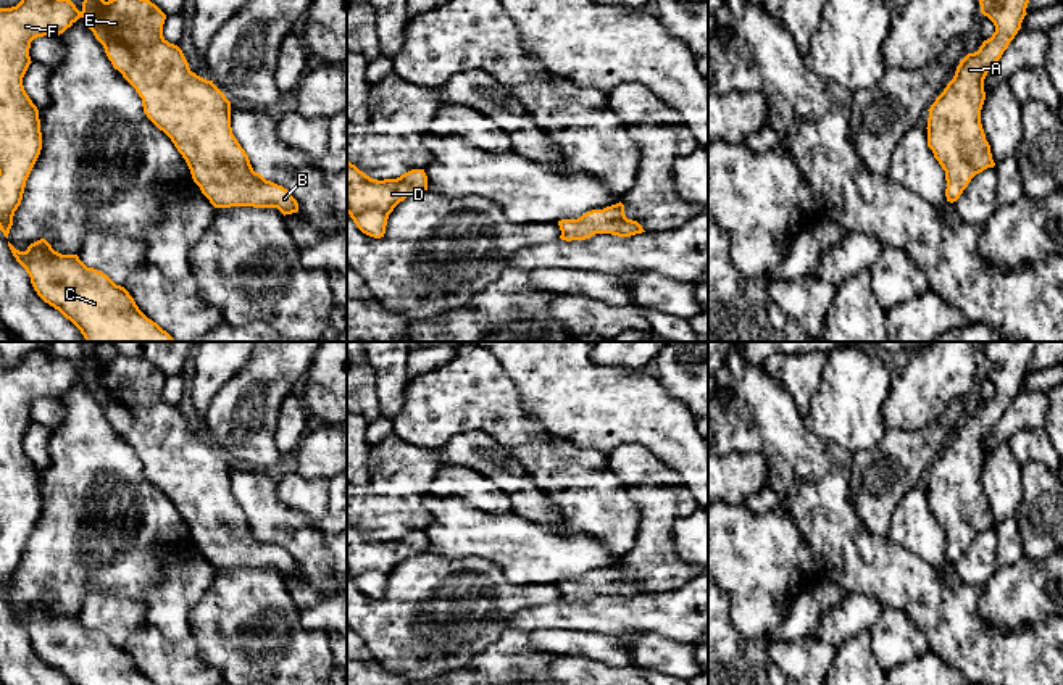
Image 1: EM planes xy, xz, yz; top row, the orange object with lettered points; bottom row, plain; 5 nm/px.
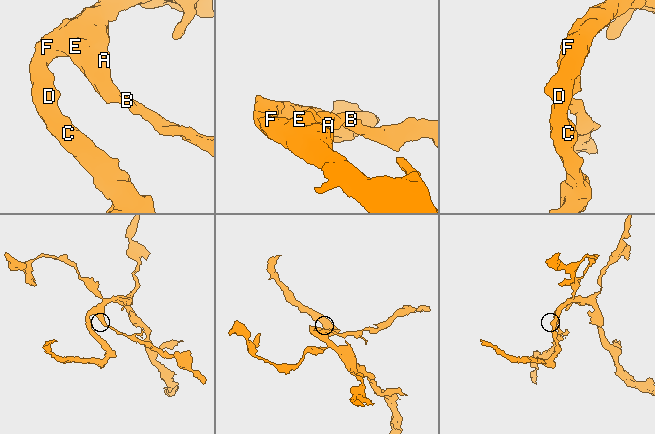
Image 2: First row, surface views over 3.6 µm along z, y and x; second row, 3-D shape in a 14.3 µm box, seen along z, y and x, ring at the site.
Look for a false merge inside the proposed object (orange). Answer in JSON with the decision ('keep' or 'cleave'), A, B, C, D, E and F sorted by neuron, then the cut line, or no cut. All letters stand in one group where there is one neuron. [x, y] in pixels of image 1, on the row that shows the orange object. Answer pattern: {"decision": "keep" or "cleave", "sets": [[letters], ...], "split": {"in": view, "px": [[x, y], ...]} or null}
{"decision": "keep", "sets": [["A", "B", "C", "D", "E", "F"]], "split": null}

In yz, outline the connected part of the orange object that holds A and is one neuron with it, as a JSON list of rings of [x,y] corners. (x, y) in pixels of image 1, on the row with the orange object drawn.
[[[979,0],[981,13],[994,23],[995,32],[960,61],[953,79],[928,110],[928,147],[945,171],[950,203],[960,198],[976,174],[995,166],[981,124],[984,79],[1021,29],[1028,3]]]

